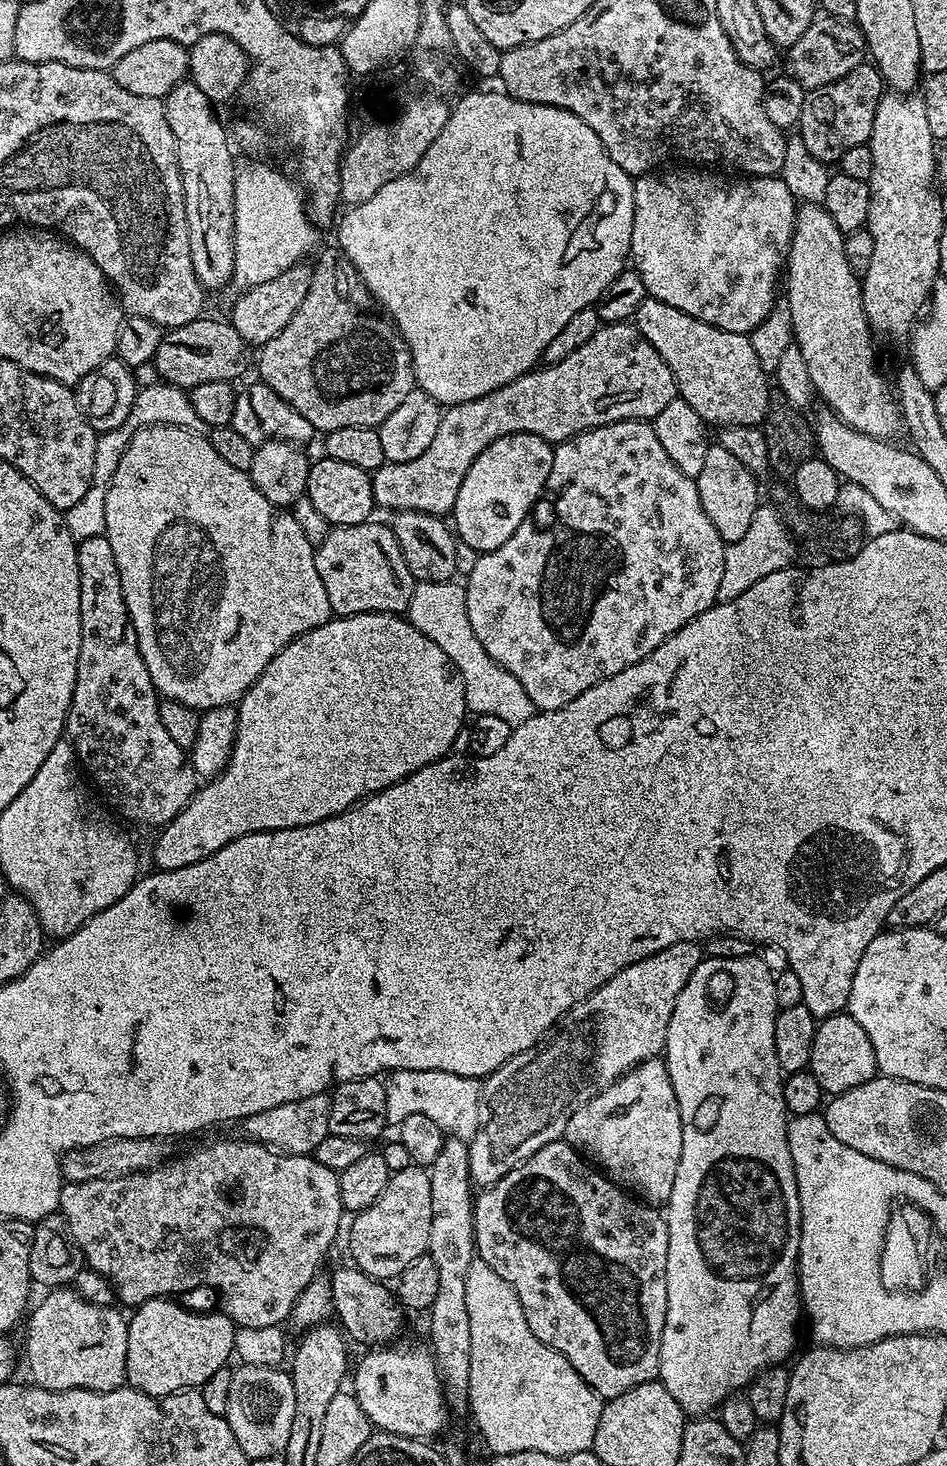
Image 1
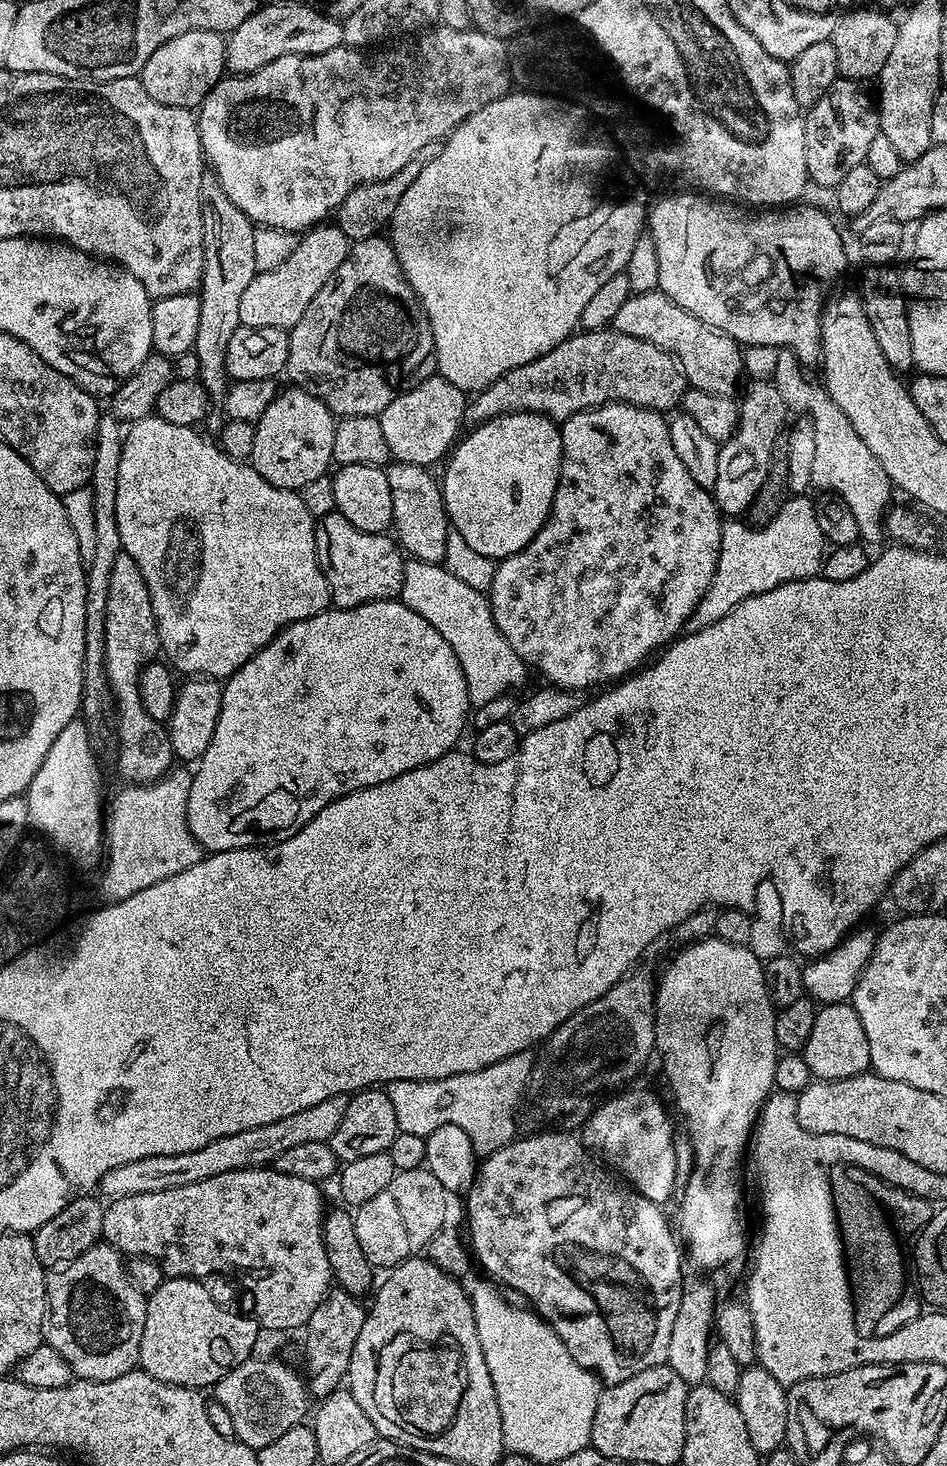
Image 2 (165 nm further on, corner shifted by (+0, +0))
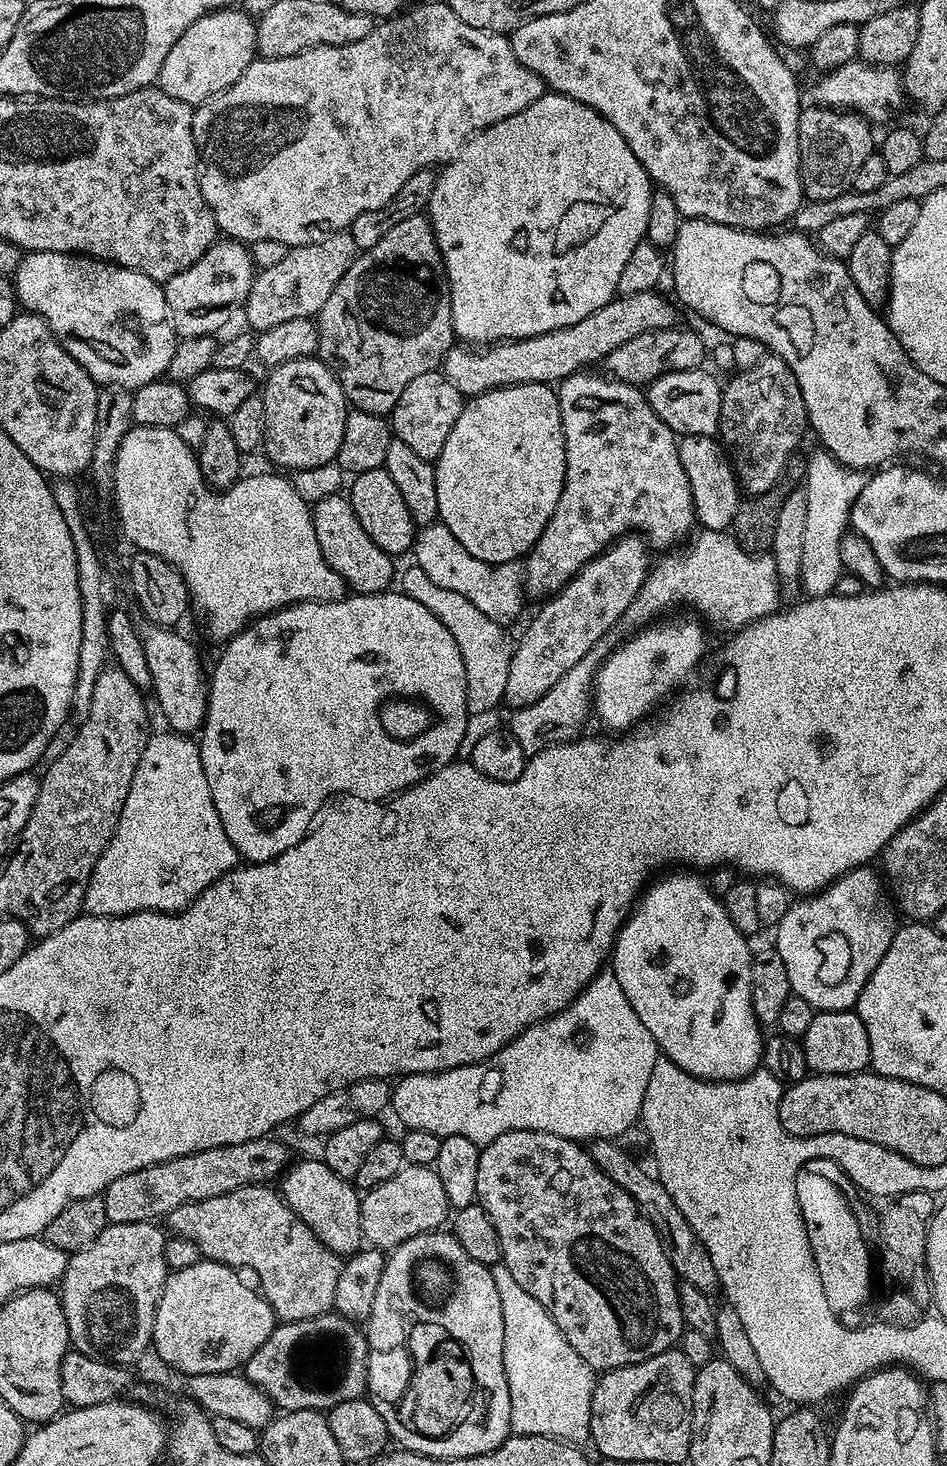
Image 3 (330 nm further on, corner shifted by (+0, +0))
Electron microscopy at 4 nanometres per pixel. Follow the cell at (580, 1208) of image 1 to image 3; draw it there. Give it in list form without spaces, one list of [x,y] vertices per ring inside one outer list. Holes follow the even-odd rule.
[[[514,1130],[480,1148],[476,1198],[498,1230],[502,1262],[554,1318],[558,1330],[594,1370],[637,1364],[668,1351],[686,1331],[678,1277],[656,1228],[622,1186],[610,1182],[575,1140]]]

